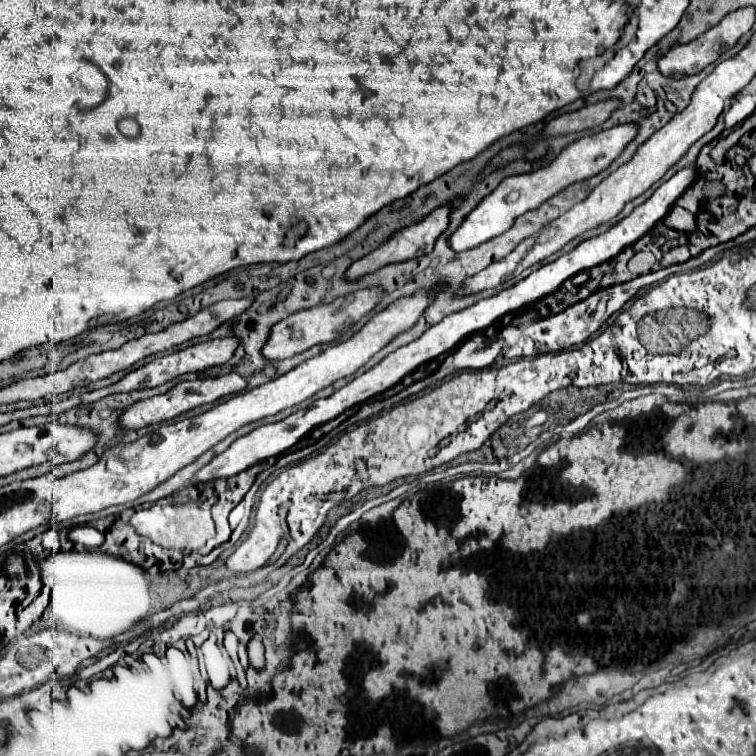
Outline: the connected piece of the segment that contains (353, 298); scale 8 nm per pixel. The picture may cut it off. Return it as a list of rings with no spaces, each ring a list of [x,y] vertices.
[[[366,288],[366,290],[358,290],[354,294],[348,294],[348,296],[340,296],[330,304],[320,304],[320,306],[290,314],[288,318],[284,318],[272,326],[272,334],[266,342],[266,346],[262,348],[262,354],[270,360],[282,360],[282,358],[300,354],[316,344],[334,342],[342,332],[346,332],[350,326],[354,326],[362,316],[372,312],[378,306],[378,302],[382,300],[382,296],[384,296],[384,292],[380,288]]]

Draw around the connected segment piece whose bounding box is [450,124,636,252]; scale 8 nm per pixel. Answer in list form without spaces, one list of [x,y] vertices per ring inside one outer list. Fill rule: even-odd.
[[[622,124],[622,126],[610,128],[610,130],[602,130],[598,134],[592,134],[592,136],[584,136],[584,138],[576,140],[574,144],[570,144],[568,148],[564,148],[558,154],[558,158],[554,162],[550,162],[548,166],[538,168],[534,172],[526,172],[526,174],[518,174],[518,176],[510,176],[510,178],[502,180],[500,186],[492,194],[488,194],[474,208],[474,212],[470,212],[464,218],[462,226],[450,236],[452,250],[464,252],[464,250],[476,248],[478,244],[482,244],[482,242],[486,242],[494,236],[500,236],[502,232],[506,232],[514,224],[514,220],[520,214],[526,214],[526,212],[538,208],[552,194],[558,194],[560,190],[564,190],[566,186],[574,184],[574,182],[596,176],[598,172],[608,168],[620,156],[620,152],[632,140],[632,132],[636,132],[636,128],[632,128],[632,126],[626,128],[626,124]]]

